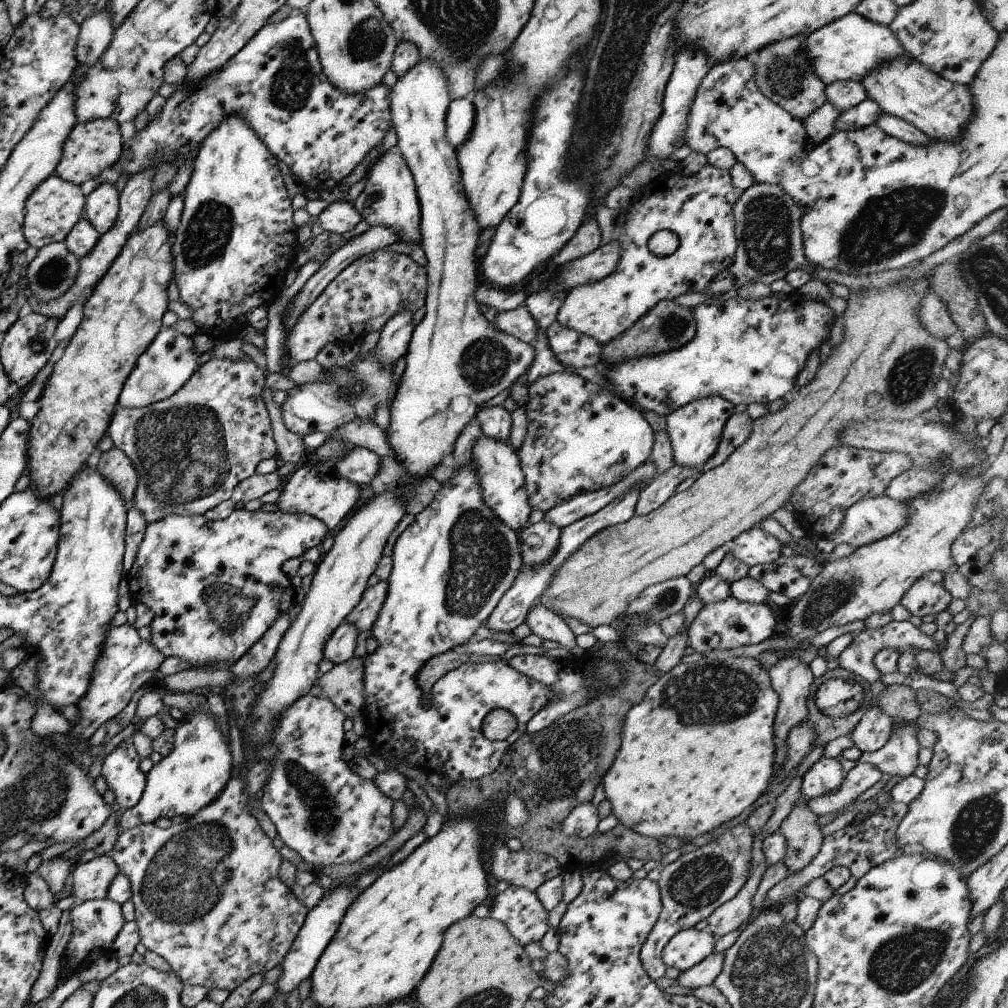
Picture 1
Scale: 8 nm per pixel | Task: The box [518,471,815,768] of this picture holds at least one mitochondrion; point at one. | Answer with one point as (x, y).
(715, 693)

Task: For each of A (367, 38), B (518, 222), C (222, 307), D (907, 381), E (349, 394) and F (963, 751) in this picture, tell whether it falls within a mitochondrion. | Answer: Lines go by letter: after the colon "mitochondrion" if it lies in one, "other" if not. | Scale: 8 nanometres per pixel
A: mitochondrion
B: other
C: other
D: mitochondrion
E: mitochondrion
F: other

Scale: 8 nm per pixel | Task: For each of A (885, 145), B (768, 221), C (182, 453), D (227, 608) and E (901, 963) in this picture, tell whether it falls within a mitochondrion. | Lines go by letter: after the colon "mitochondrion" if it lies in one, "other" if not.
A: other
B: mitochondrion
C: mitochondrion
D: mitochondrion
E: mitochondrion

